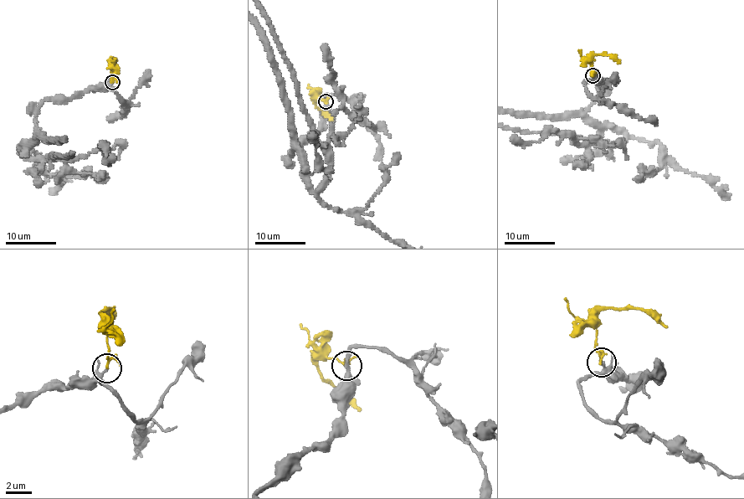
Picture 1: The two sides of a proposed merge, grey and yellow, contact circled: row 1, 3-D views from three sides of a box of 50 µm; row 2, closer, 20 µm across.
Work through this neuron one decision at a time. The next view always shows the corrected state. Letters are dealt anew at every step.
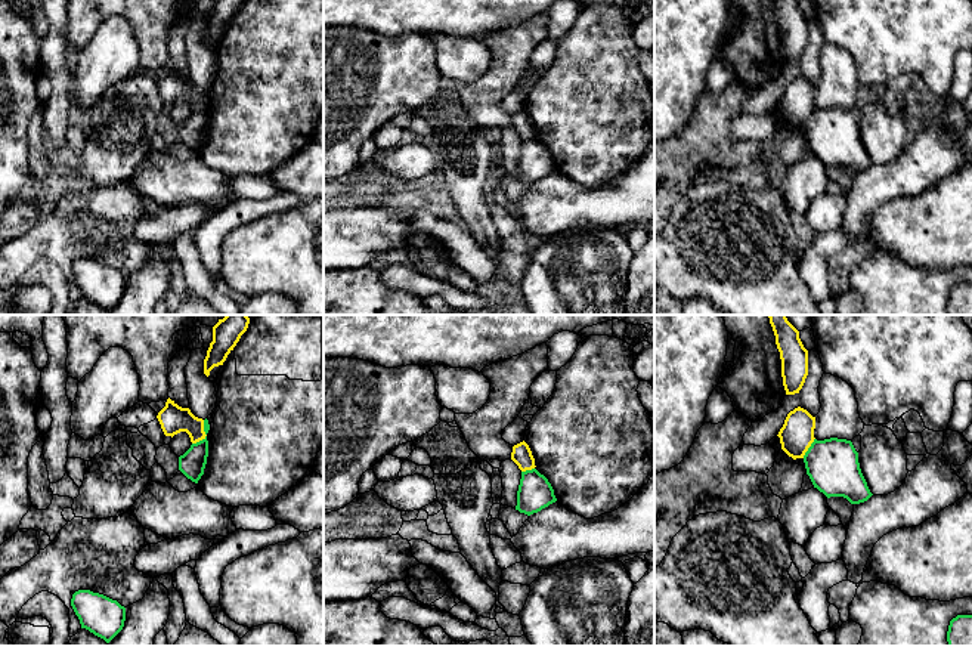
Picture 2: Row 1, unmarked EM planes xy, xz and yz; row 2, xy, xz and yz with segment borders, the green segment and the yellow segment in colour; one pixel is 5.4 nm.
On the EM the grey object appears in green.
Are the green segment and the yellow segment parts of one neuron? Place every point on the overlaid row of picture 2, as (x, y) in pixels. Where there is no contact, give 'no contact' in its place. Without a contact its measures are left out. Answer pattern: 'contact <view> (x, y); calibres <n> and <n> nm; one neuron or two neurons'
contact xy (206, 433); calibres 140 and 160 nm; two neurons

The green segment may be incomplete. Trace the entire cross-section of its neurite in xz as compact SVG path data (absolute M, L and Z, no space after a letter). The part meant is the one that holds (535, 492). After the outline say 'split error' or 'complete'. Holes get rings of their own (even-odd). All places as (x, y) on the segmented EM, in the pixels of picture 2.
M536 469L521 472L516 510L530 516L555 501L554 489L544 475Z; complete

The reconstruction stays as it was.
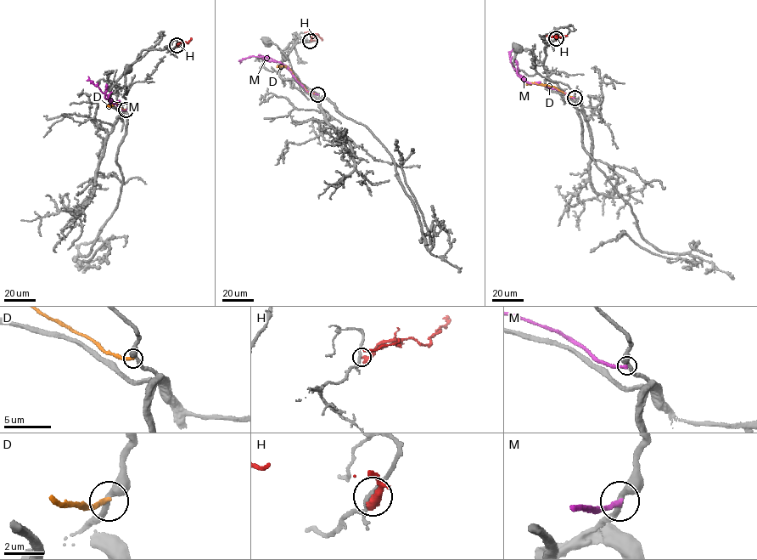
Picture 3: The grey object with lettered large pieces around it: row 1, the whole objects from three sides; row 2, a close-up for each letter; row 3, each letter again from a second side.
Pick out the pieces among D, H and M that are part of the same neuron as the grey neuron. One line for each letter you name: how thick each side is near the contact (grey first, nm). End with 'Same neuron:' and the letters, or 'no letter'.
Same neuron: no letter

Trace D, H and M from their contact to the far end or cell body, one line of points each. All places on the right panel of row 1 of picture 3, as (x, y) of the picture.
D: (574, 97), (553, 87), (527, 83)
H: (556, 38), (554, 36), (567, 36)
M: (574, 98), (563, 92), (529, 83), (518, 75), (509, 57), (513, 48)

